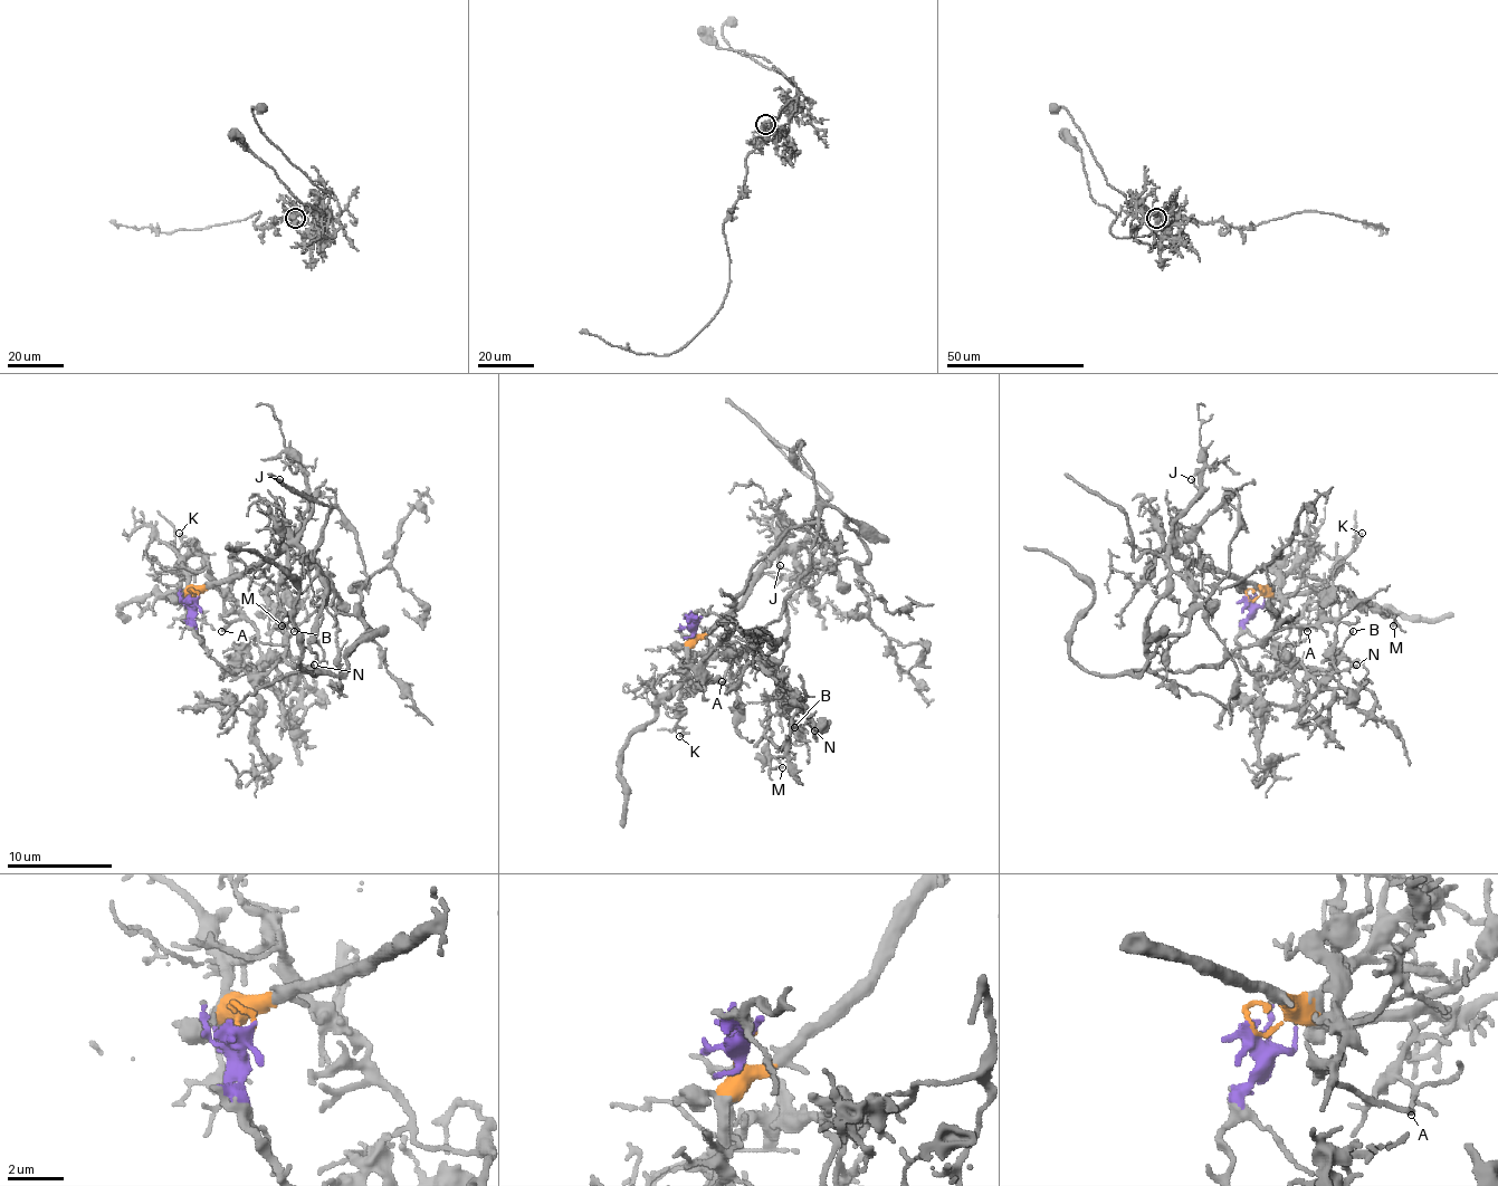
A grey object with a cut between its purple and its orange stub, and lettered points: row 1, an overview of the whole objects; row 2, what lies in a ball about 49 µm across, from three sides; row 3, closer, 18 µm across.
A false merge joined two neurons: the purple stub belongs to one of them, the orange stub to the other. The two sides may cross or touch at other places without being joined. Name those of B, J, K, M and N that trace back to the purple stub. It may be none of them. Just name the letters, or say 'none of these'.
B, M, N

